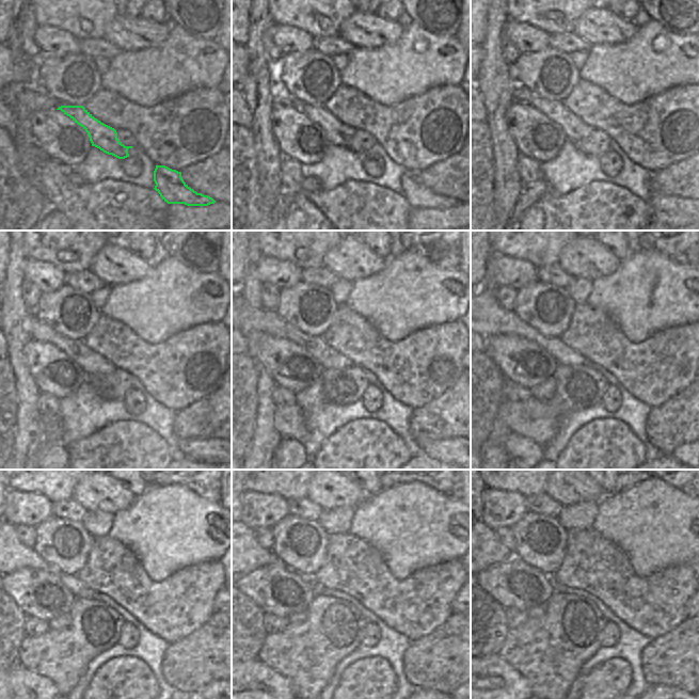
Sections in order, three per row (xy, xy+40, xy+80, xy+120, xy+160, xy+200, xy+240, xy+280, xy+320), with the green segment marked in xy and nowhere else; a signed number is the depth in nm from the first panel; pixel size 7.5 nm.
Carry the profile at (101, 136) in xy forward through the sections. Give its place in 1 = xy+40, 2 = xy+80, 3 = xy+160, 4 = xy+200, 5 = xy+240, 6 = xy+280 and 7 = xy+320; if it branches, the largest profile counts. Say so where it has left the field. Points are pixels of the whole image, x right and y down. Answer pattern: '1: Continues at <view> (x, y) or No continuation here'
1: Continues at xy+40 (338, 133)
2: Continues at xy+80 (574, 129)
3: Continues at xy+160 (269, 322)
4: Continues at xy+200 (492, 319)
5: Continues at xy+240 (14, 555)
6: Continues at xy+280 (253, 556)
7: Continues at xy+320 (492, 552)

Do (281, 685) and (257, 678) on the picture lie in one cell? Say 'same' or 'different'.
same

